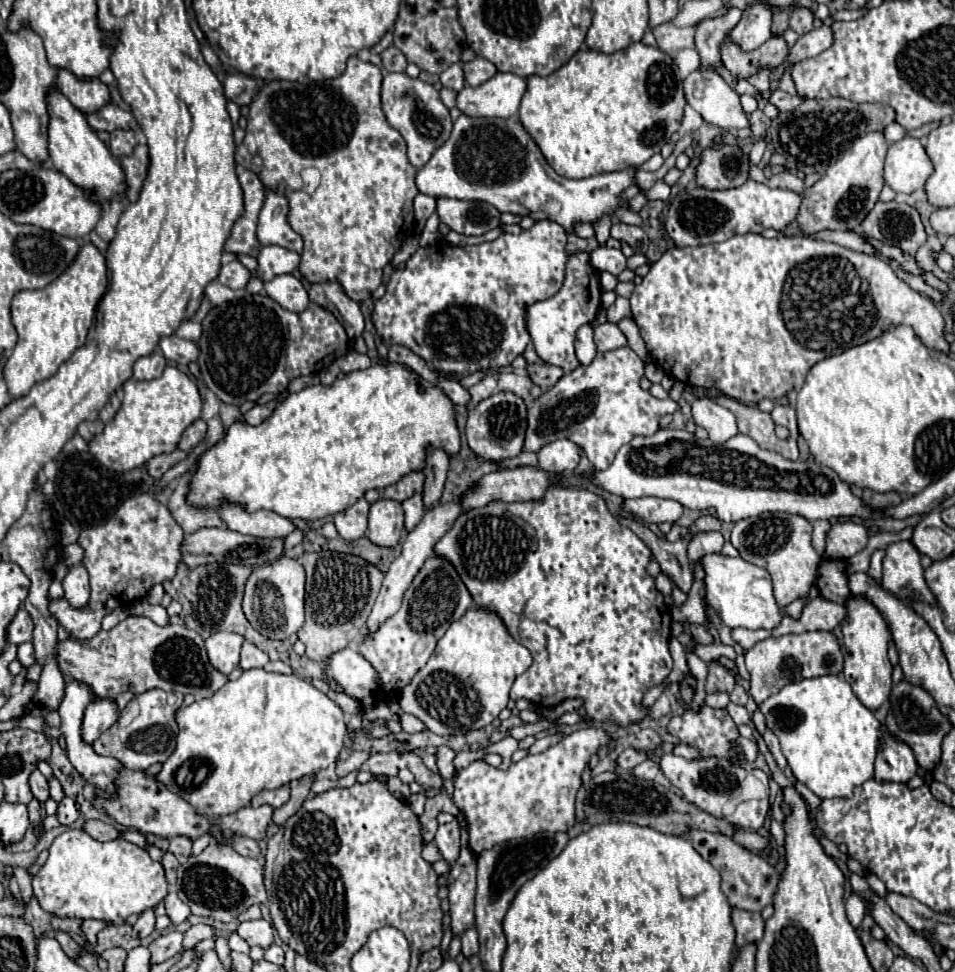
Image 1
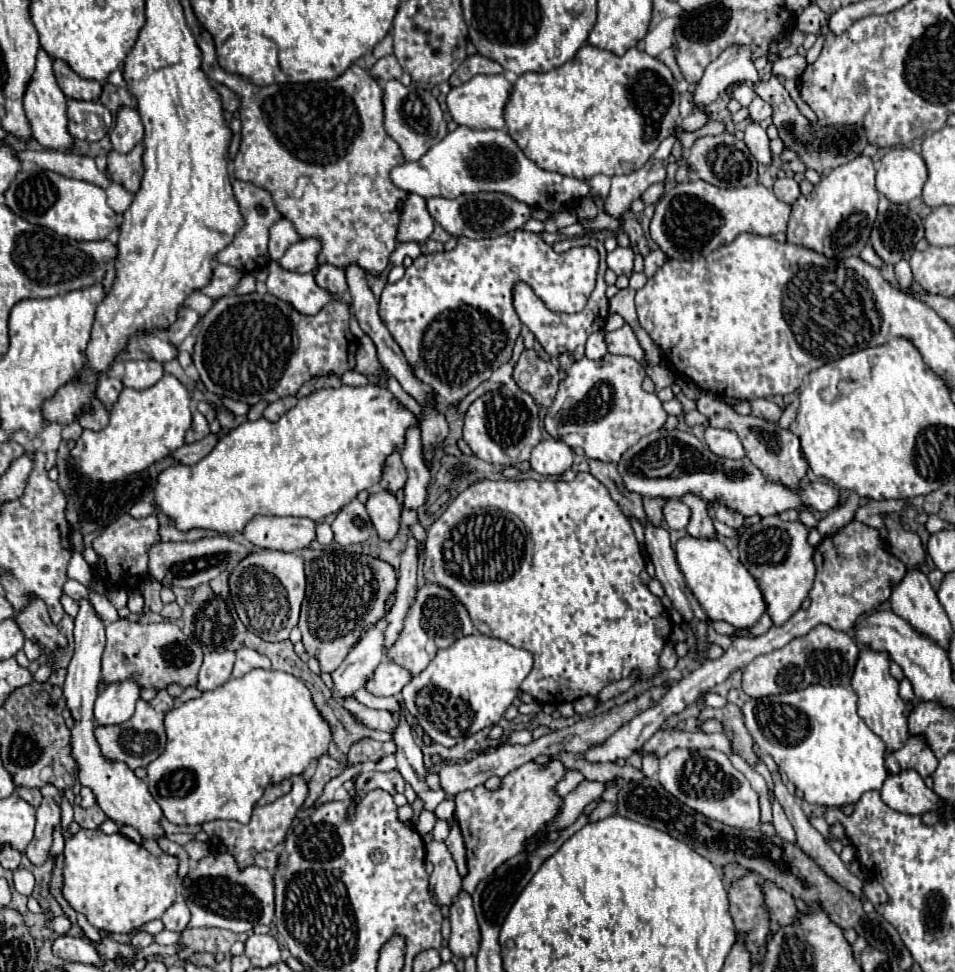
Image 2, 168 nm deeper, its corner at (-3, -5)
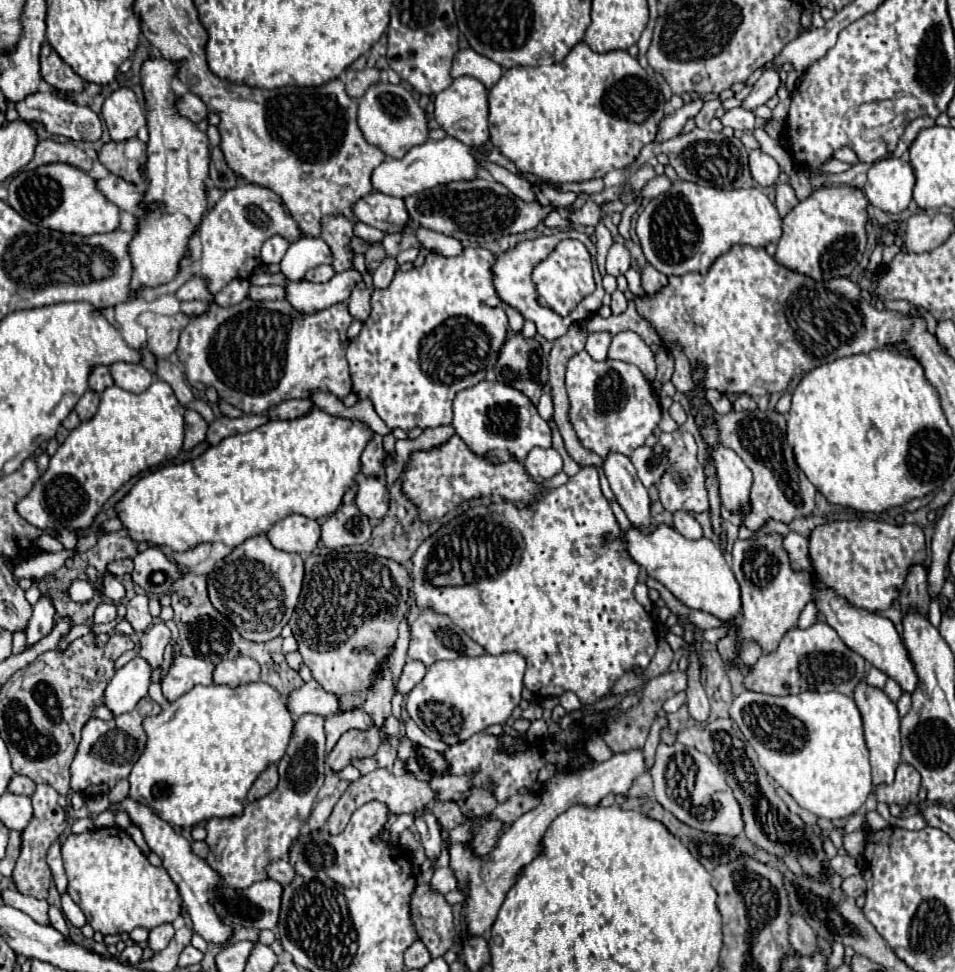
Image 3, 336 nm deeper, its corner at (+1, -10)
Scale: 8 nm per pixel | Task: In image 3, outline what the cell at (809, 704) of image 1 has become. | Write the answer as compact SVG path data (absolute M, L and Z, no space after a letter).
M743 691L733 699L729 715L755 749L759 763L765 767L765 771L799 803L799 807L815 813L817 817L831 821L845 819L853 815L873 791L869 749L863 739L861 713L851 697L841 695L837 691L803 691L787 697Z

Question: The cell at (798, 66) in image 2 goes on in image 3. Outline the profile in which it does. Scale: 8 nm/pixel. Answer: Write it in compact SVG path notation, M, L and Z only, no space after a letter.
M763 71L763 75L755 81L751 93L743 99L741 107L747 111L755 111L759 105L767 103L779 87L779 73L777 71Z

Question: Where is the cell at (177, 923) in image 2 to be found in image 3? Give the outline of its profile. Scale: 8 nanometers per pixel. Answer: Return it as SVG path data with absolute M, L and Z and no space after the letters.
M159 925L155 929L149 931L149 939L147 939L147 945L153 949L153 951L163 951L169 941L173 939L173 925Z

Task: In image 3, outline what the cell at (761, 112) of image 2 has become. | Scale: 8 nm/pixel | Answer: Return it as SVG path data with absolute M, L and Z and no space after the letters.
M737 107L737 109L725 111L725 115L721 117L721 123L725 127L733 127L733 129L739 129L739 131L753 131L755 115L751 111L745 111L745 109Z

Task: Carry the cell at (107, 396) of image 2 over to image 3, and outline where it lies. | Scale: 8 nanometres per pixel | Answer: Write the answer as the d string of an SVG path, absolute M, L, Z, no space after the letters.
M105 365L93 367L93 371L89 373L89 389L101 393L103 389L107 389L107 387L111 387L111 385L113 385L113 379L111 379L109 367L105 367Z

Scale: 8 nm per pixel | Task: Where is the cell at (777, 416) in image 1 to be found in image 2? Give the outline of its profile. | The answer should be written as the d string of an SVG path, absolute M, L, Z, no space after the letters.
M757 398L757 400L751 400L749 404L751 404L755 416L765 418L767 422L779 422L779 418L781 418L781 408L779 408L775 402L765 400L765 398Z

